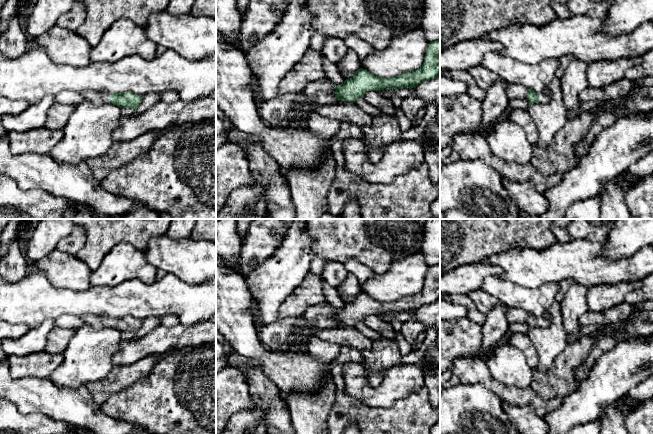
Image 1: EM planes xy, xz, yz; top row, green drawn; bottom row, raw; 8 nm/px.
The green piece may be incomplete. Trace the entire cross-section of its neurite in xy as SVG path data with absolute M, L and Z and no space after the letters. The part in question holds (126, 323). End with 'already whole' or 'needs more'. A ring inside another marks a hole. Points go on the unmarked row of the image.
M84 314L81 318L85 324L92 326L95 330L111 327L120 332L136 334L142 325L141 320L132 316L110 317L108 315Z; needs more

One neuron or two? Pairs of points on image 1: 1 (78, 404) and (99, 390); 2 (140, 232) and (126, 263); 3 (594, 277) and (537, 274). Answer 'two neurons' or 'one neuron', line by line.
1: two neurons
2: two neurons
3: one neuron

